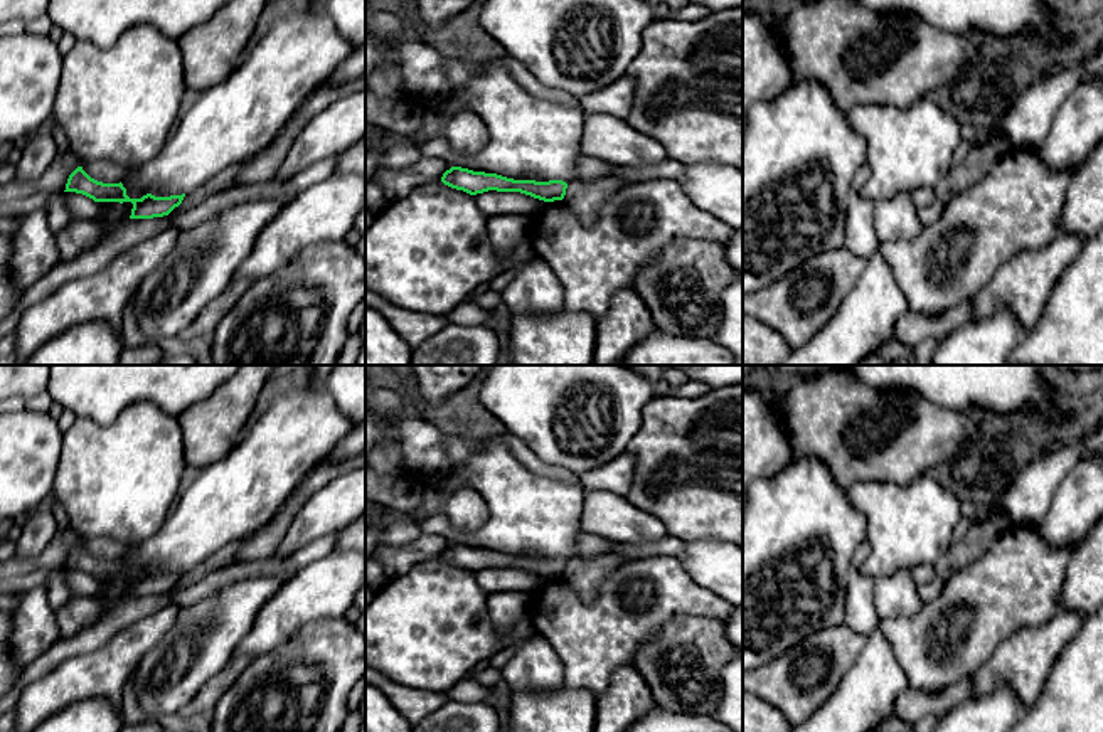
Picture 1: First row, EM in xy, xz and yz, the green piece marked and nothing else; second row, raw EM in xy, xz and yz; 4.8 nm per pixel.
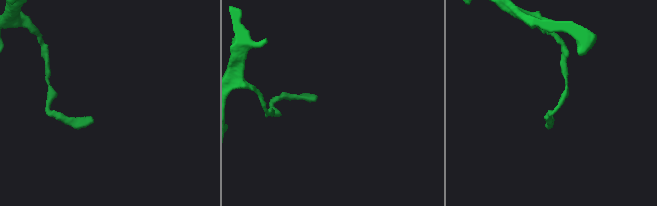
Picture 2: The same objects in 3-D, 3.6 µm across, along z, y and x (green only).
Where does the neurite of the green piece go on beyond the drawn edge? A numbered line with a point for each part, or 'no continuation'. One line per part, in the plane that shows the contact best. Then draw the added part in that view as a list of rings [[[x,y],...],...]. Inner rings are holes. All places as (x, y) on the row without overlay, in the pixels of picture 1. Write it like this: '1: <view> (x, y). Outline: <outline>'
no continuation

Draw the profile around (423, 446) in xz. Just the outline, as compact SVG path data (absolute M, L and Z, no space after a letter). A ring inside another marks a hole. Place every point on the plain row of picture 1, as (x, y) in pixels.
M406 412L396 417L411 478L428 488L441 485L450 471L443 432L431 422Z

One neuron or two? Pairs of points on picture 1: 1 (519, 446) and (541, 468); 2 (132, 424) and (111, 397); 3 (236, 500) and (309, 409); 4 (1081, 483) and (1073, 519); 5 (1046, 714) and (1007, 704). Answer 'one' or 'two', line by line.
1: one
2: two
3: one
4: one
5: two

